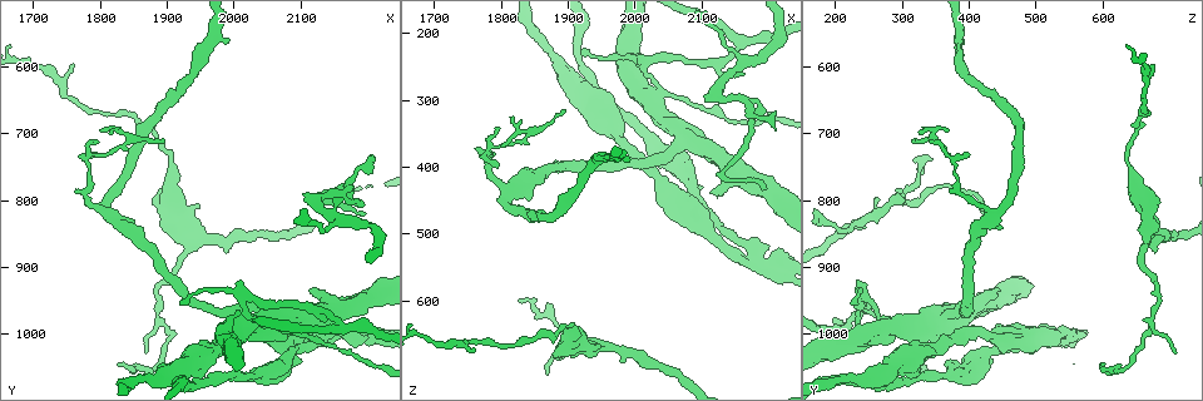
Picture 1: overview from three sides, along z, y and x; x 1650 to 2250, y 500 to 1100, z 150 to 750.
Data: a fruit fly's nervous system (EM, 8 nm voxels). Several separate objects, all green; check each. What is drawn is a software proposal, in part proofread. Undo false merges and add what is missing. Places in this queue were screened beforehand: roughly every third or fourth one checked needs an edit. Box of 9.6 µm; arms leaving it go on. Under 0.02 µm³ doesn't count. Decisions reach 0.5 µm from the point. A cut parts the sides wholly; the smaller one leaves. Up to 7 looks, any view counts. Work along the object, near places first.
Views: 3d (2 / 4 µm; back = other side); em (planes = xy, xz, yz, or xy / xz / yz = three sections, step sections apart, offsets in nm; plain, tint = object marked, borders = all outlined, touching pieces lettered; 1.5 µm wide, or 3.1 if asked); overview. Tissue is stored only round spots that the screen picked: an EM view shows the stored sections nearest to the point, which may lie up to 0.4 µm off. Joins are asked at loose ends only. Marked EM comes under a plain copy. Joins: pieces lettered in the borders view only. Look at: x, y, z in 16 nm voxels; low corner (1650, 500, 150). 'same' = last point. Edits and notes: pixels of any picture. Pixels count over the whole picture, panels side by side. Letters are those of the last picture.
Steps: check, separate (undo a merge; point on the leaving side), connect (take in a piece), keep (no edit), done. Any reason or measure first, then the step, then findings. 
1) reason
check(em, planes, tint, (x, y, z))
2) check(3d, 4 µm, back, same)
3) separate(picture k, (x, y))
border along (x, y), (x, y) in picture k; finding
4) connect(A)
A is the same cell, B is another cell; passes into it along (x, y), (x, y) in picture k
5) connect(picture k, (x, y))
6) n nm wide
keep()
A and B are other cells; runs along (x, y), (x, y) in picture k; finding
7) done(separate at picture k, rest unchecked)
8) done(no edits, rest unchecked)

free end
check(em, planes, borders, (1920, 955, 230))

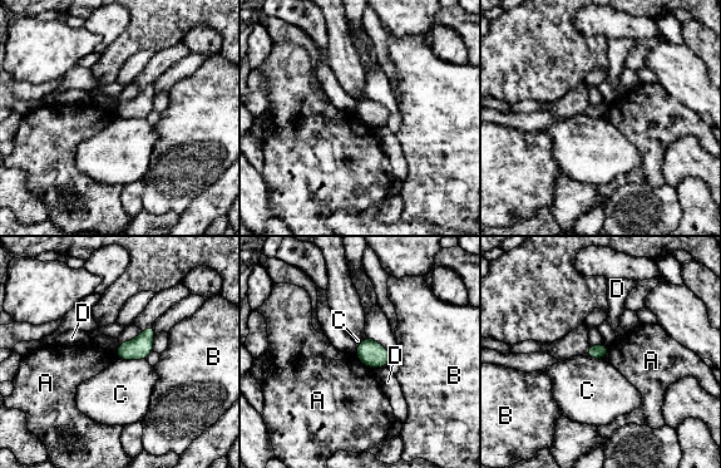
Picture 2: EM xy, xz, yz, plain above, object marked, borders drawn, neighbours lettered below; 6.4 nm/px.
keep()
A, B, C and D are other cells; border along (117, 356), (144, 359) in picture 2; no lettered piece goes on from it

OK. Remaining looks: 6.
check(em, xz, step 4, tint, (2050, 1060, 390))

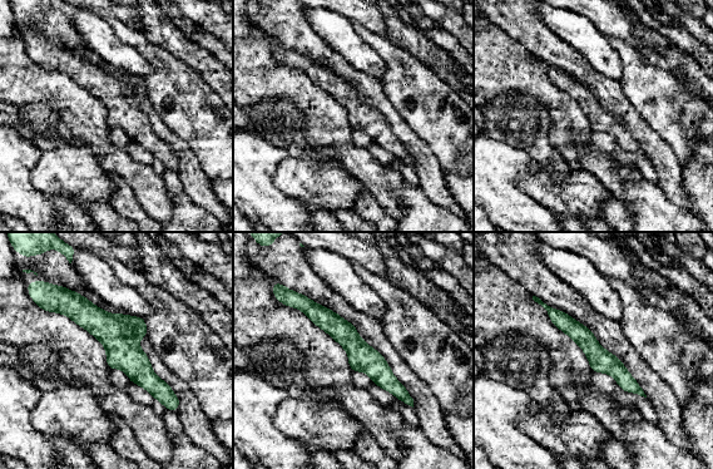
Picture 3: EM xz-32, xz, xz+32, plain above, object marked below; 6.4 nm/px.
what lies round it
check(em, xz, step 4, borders, same)

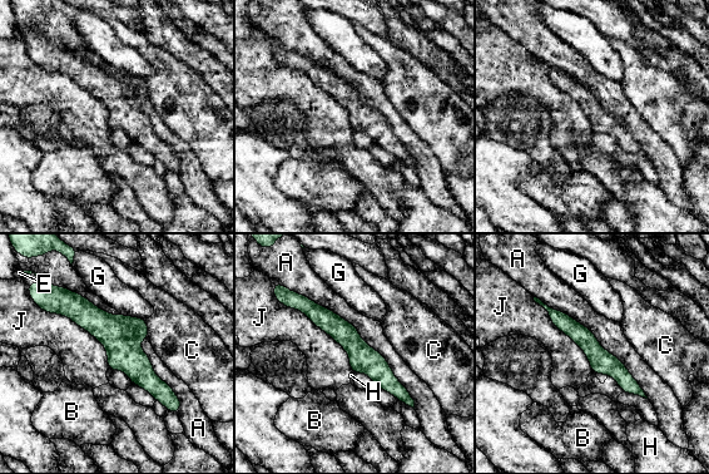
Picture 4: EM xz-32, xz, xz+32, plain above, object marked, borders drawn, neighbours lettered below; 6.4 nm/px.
keep()
A, B, C, E, G, H and J are other cells; runs along (50, 301), (89, 316), (165, 388) in picture 4; all the same neuron

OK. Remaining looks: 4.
looks like a crossing
check(em, xy, step 8, tint, (2025, 990, 305))

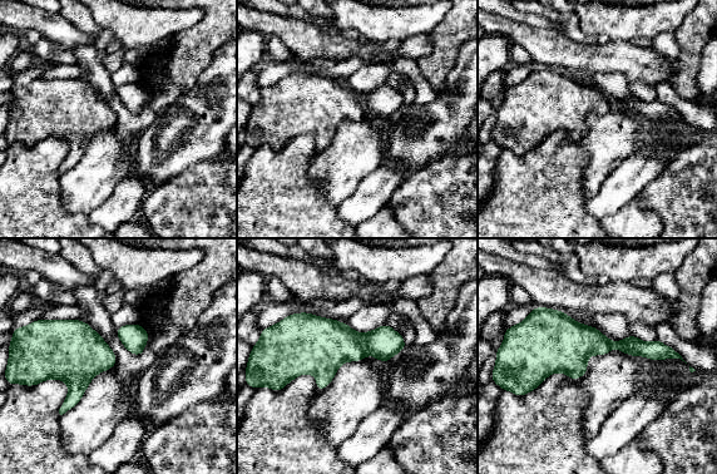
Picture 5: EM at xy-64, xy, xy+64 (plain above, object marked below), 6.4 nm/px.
check(em, planes, borders, same)

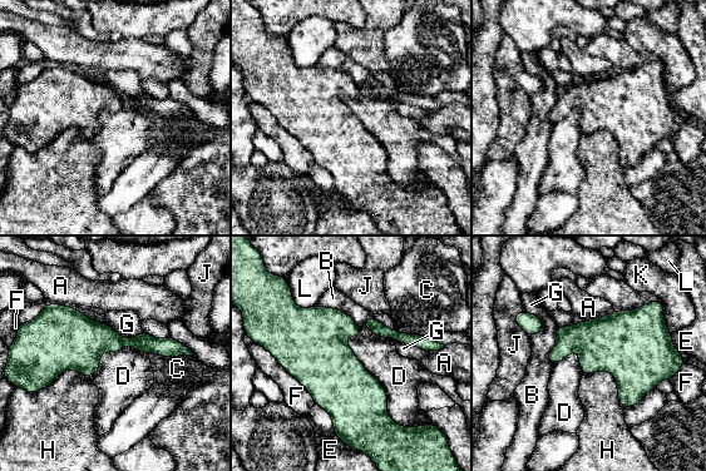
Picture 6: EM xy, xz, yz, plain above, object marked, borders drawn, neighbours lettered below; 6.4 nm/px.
separate(picture 6, (144, 342))
A, B, C, D, E, F, G, H, J, K and L are other cells; border along (124, 340), (127, 343) in picture 6; a second neuron is stuck on

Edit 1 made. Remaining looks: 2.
done(separate at picture 6, rest unchecked)

